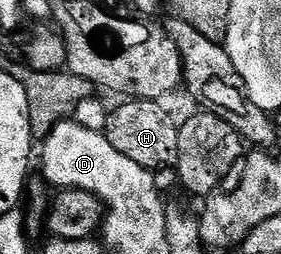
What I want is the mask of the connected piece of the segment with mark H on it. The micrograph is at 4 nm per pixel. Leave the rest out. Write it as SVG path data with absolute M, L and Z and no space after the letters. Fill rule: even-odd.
M123 100L120 106L110 111L107 116L106 136L109 144L129 156L129 160L141 164L141 168L152 172L171 170L179 159L180 123L163 107L159 100Z

